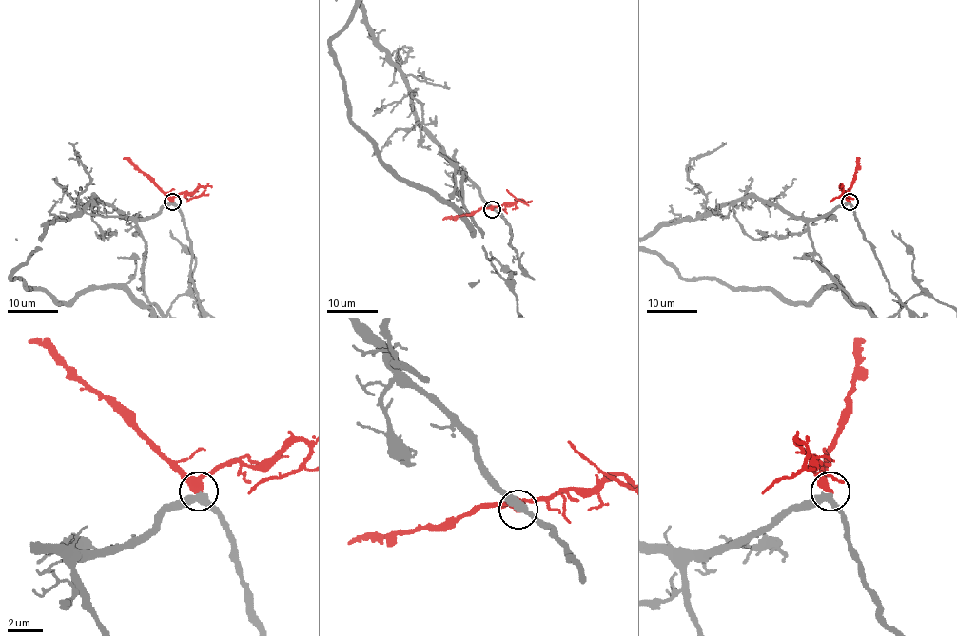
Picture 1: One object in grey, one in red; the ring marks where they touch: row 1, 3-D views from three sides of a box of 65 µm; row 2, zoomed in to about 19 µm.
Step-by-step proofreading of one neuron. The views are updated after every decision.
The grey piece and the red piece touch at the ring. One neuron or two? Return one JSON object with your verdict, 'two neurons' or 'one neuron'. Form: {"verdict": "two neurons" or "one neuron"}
{"verdict": "one neuron"}

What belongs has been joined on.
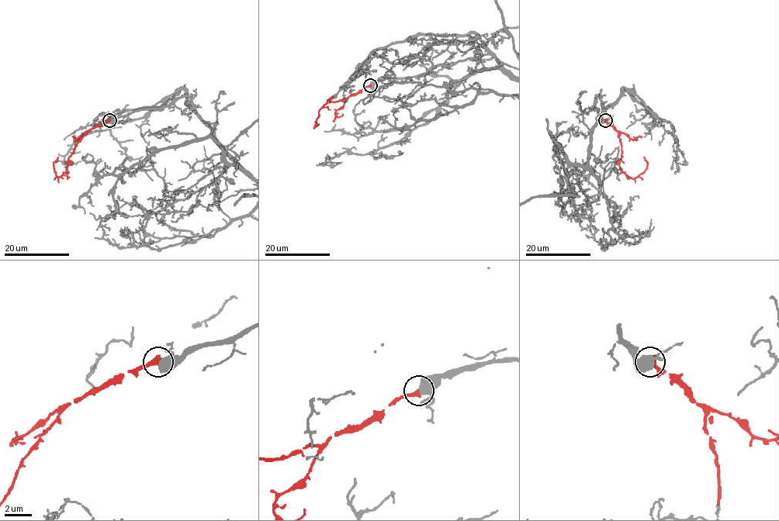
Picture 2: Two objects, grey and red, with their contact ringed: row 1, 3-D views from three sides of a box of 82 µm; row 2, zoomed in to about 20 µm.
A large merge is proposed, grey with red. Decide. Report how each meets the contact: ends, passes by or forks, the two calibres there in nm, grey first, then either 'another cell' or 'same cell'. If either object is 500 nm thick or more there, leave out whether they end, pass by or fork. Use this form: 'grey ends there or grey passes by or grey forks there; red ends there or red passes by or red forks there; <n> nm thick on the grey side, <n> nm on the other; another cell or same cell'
grey forks there; red ends there; 420 nm thick on the grey side, 400 nm on the other; same cell

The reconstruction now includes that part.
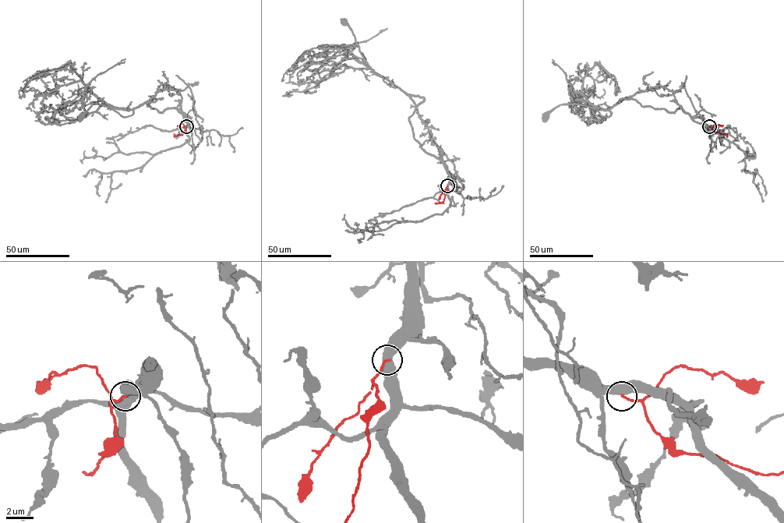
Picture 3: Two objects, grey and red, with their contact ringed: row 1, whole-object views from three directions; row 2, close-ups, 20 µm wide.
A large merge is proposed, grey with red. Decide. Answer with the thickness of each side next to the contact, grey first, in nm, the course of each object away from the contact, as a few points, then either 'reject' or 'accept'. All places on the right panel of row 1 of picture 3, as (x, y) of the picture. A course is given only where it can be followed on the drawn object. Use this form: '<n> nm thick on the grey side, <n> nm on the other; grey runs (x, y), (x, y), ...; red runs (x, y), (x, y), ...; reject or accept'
550 nm thick on the grey side, 170 nm on the other; grey runs (710, 126), (695, 121), (673, 93), (659, 86), (624, 97), (609, 117), (577, 104), (559, 104), (545, 116); red runs (710, 127), (727, 137); reject

